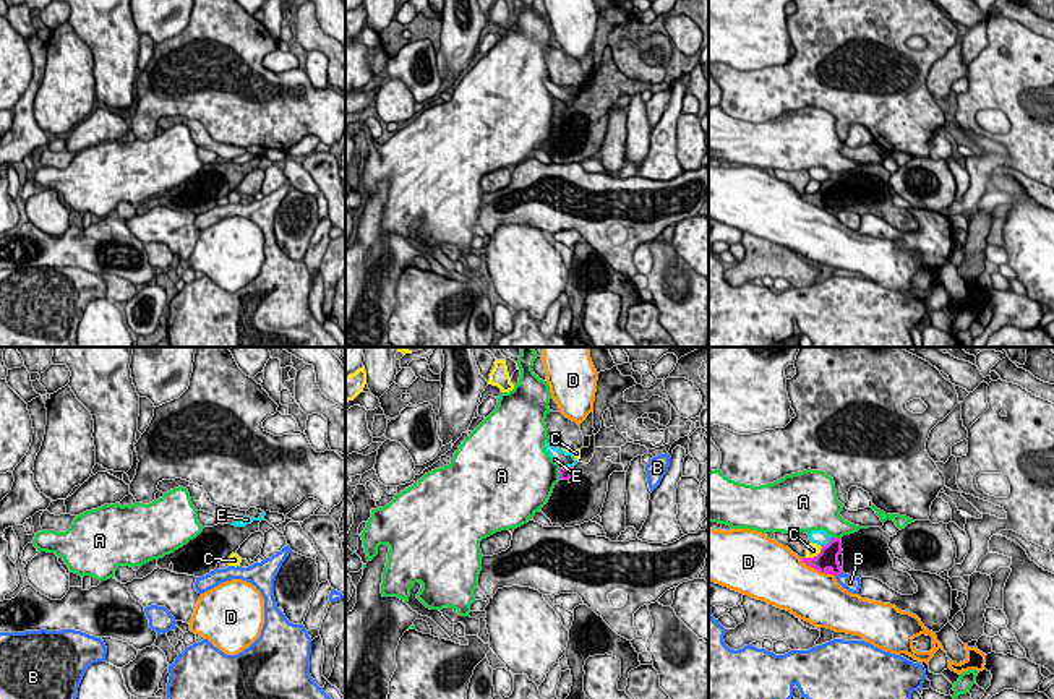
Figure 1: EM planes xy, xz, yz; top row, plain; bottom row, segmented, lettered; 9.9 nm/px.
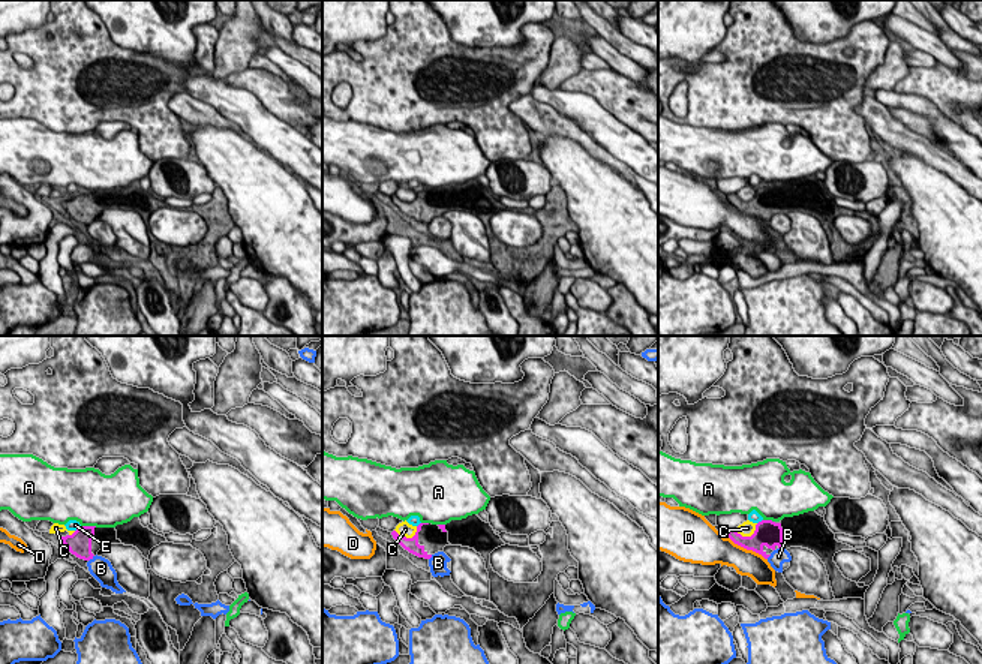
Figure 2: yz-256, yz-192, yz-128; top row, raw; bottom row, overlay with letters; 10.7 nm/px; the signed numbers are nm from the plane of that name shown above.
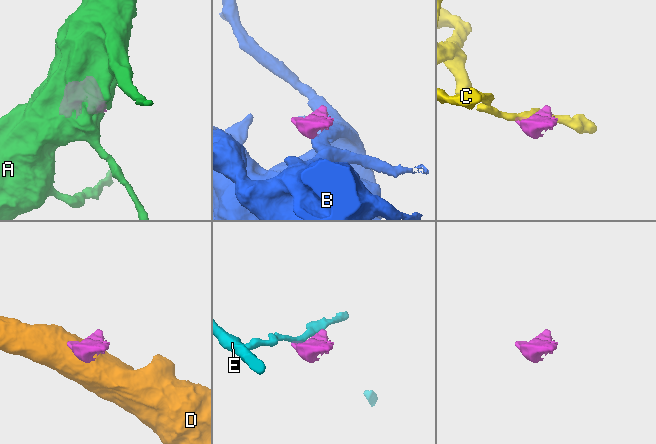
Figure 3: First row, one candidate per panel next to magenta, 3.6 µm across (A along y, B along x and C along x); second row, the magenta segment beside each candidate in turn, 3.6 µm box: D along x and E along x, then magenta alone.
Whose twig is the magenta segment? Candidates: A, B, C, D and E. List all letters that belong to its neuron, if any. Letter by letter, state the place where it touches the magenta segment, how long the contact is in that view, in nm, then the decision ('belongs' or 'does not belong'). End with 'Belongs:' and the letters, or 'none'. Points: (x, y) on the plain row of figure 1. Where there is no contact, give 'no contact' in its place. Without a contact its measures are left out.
A: xz (560, 109) | 140 nm | does not belong
B: yz (839, 210) | 100 nm | does not belong
C: yz (814, 193) | 220 nm | does not belong
D: yz (818, 206) | 400 nm | does not belong
E: xz (566, 104) | 150 nm | does not belong
Belongs: none

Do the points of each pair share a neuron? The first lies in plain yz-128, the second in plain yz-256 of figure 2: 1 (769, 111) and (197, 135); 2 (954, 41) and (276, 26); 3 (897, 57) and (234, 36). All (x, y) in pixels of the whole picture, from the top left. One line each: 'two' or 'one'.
1: two
2: two
3: one

